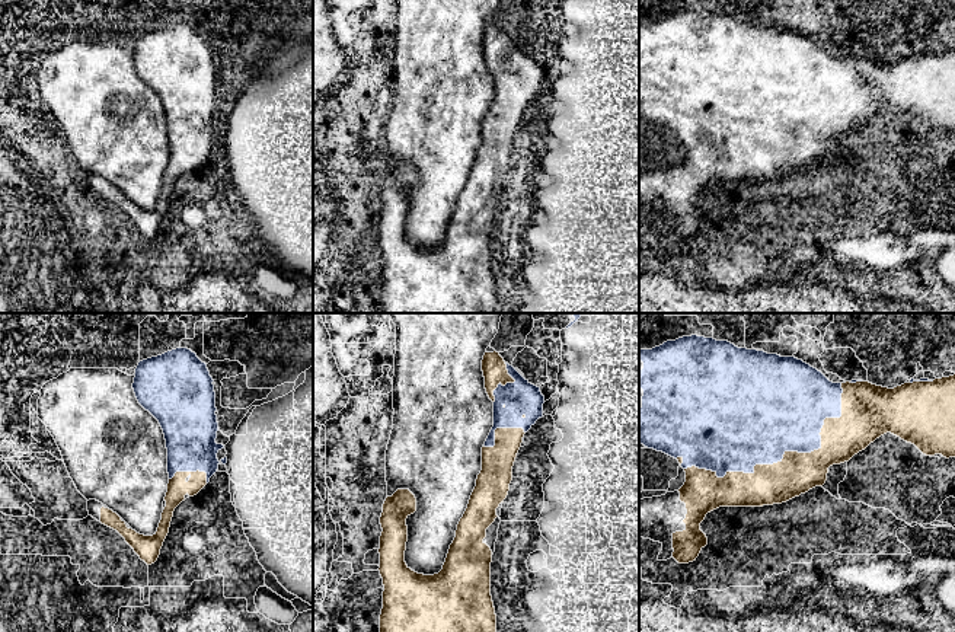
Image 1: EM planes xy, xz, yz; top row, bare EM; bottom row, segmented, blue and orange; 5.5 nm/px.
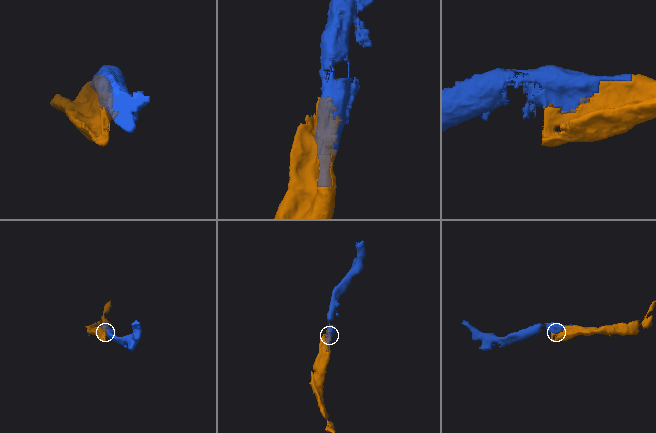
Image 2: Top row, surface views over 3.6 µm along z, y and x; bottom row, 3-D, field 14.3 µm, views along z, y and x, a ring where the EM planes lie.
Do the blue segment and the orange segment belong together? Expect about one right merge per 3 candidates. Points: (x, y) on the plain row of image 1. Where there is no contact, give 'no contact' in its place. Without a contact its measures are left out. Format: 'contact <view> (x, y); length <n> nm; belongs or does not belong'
contact yz (786, 124); length 1000 nm; belongs

